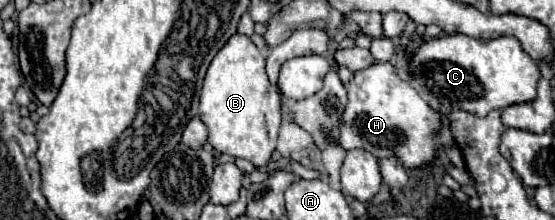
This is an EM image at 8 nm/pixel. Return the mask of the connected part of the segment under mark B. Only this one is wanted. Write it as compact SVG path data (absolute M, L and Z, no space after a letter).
M234 34L210 62L200 94L198 116L208 128L208 142L222 154L264 166L276 150L280 106L278 86L270 84L264 72L264 56L248 36Z

